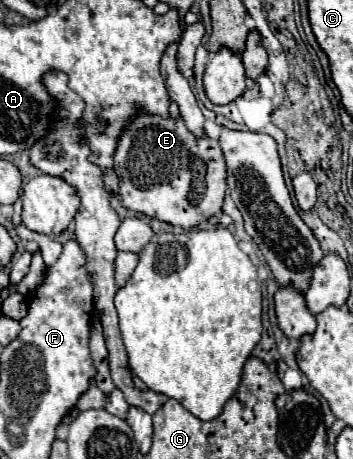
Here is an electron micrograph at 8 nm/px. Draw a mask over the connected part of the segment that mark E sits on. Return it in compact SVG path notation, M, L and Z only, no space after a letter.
M138 116L120 136L114 170L120 178L124 208L142 212L160 222L190 230L220 212L226 192L226 166L218 140L192 138L182 118Z

